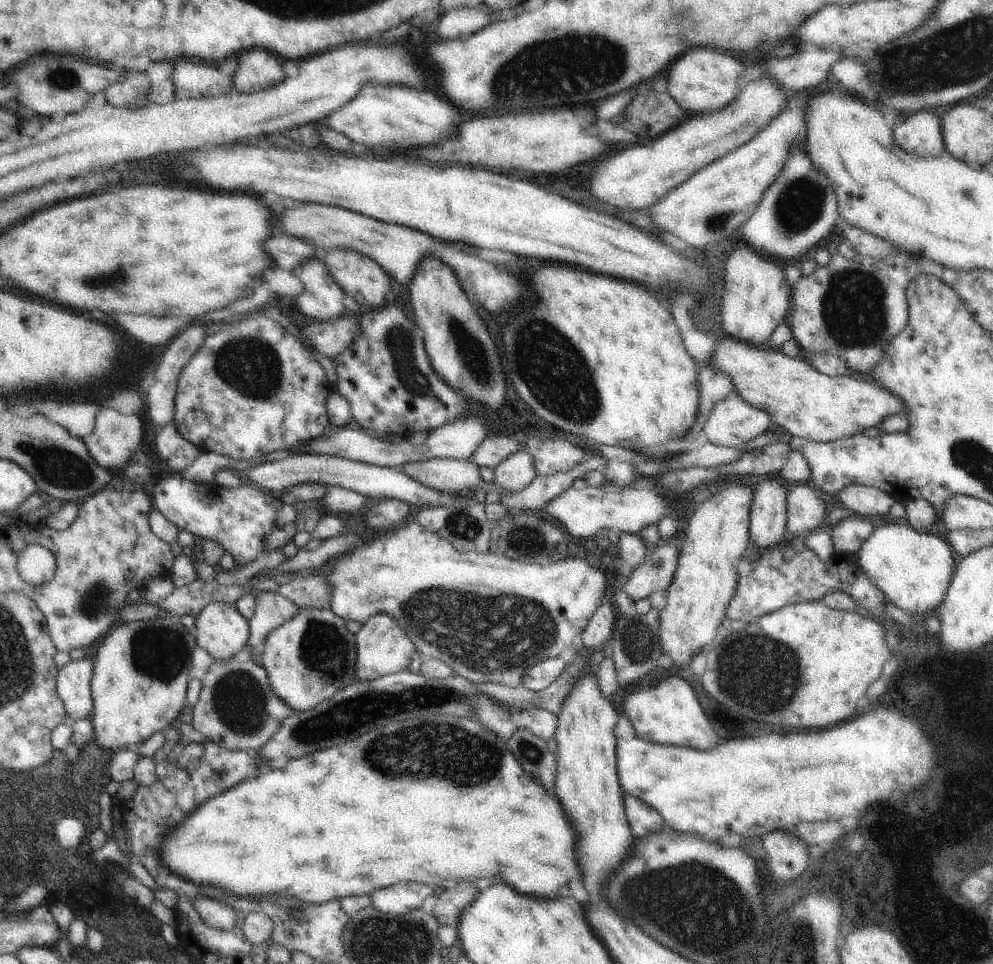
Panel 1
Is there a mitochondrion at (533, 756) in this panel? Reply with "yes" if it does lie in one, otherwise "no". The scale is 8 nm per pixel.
yes

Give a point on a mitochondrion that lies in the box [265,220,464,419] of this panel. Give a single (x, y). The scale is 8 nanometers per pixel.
(399, 344)

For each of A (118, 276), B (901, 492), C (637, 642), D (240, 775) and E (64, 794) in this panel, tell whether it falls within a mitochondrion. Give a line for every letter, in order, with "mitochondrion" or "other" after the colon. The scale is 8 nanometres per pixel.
A: mitochondrion
B: other
C: mitochondrion
D: other
E: other

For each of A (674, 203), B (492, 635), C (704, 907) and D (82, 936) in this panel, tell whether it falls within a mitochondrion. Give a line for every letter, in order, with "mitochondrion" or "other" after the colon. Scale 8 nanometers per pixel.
A: other
B: mitochondrion
C: mitochondrion
D: other

